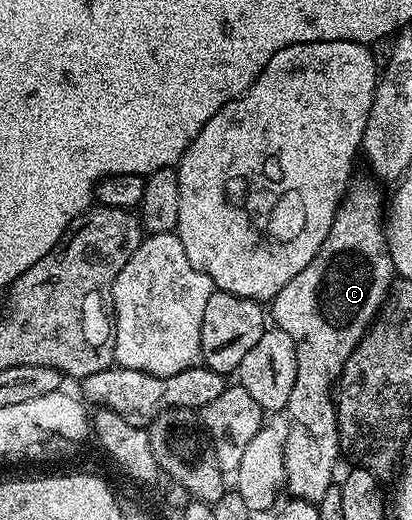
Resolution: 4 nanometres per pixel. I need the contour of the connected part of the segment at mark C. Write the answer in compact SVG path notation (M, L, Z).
M369 184L350 187L333 219L329 237L323 246L319 246L315 258L311 258L311 262L307 262L307 266L303 266L303 270L299 270L299 274L295 274L295 278L291 278L291 282L287 282L287 286L283 286L271 301L272 323L291 334L297 343L297 377L289 399L287 412L291 419L287 442L283 446L285 487L290 497L318 504L323 494L334 487L333 467L337 464L337 455L343 452L337 429L335 378L340 377L351 350L359 346L363 334L376 318L394 279L393 263L385 241L381 192Z

